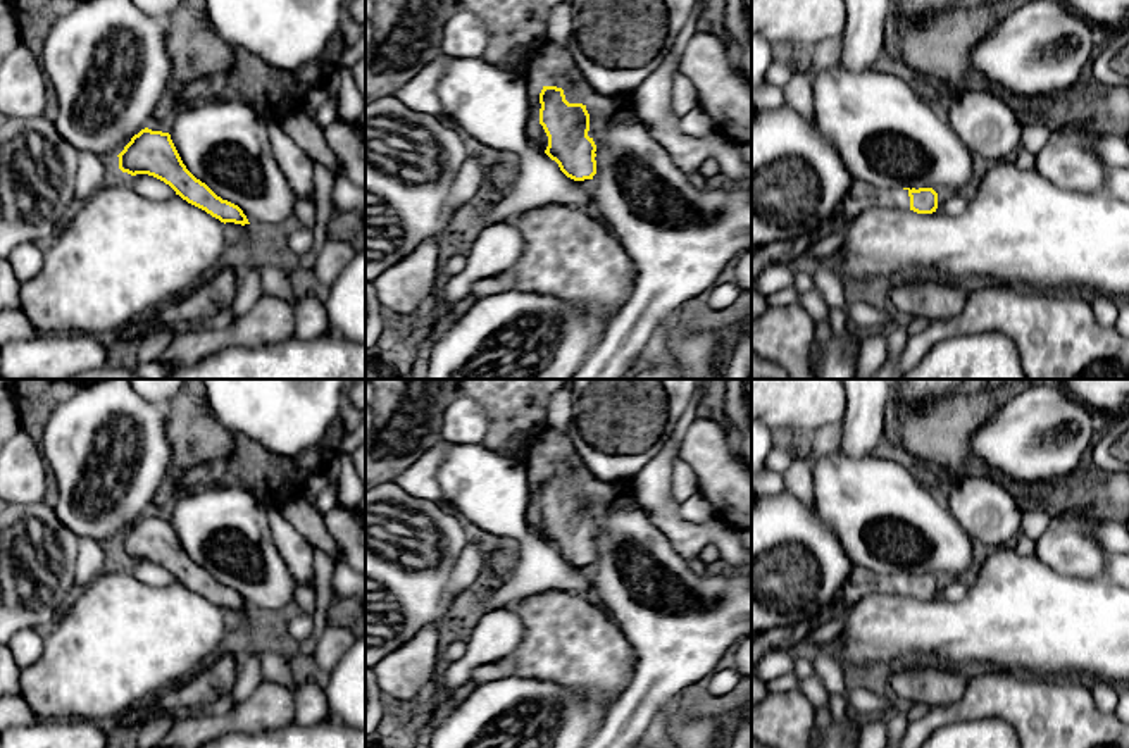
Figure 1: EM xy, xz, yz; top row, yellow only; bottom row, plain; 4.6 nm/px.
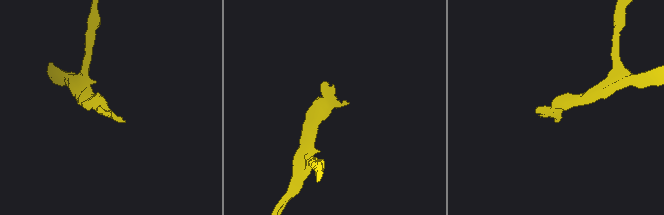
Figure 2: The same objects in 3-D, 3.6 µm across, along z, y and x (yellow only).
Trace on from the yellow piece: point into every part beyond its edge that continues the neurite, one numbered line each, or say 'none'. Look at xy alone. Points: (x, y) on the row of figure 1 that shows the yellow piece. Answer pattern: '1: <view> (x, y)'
none

